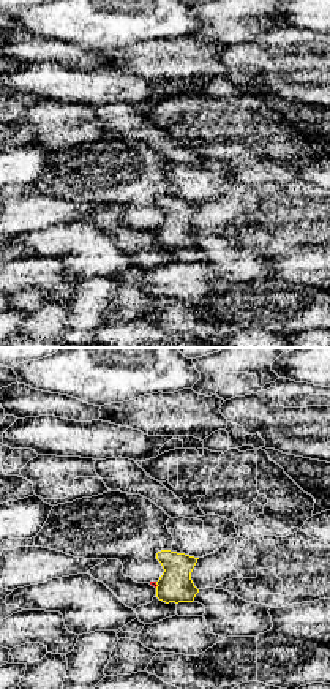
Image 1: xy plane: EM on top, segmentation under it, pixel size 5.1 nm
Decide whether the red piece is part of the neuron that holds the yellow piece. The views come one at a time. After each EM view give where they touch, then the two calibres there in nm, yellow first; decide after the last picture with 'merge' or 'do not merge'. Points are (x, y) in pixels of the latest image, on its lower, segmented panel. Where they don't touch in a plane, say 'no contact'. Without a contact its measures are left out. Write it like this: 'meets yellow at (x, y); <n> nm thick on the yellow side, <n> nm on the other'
meets yellow at (157, 583); 170 nm thick on the yellow side, 30 nm on the other

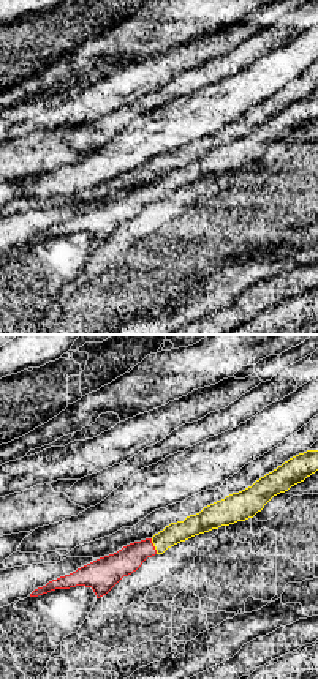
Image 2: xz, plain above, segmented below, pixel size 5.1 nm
meets yellow at (154, 545); 110 nm thick on the yellow side, 150 nm on the other

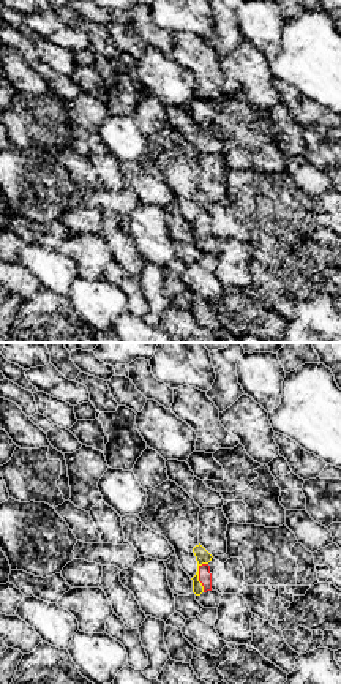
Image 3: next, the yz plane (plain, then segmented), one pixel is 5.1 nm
meets yellow at (198, 575); 80 nm thick on the yellow side, 60 nm on the other

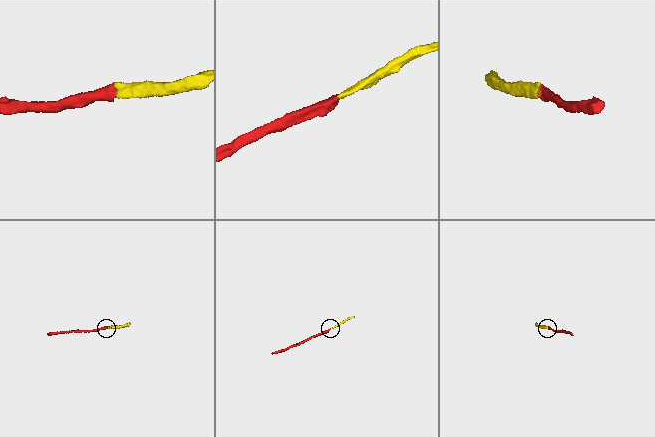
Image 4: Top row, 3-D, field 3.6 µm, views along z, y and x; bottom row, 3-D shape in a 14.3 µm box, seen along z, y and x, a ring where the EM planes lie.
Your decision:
merge

